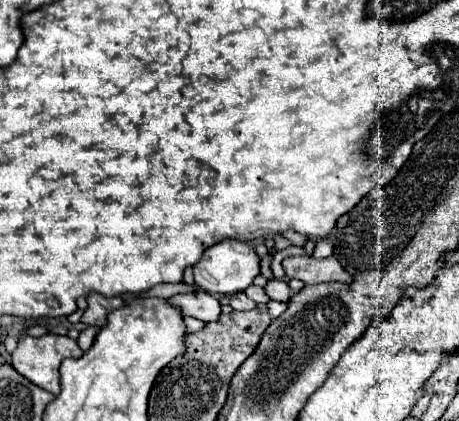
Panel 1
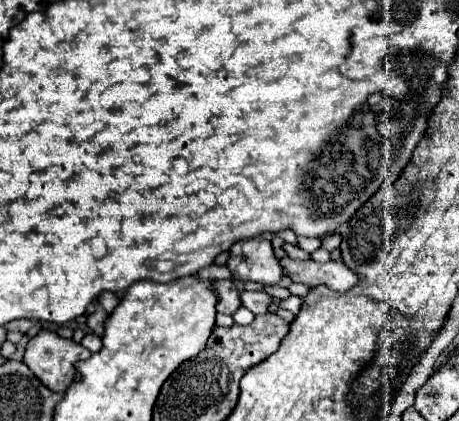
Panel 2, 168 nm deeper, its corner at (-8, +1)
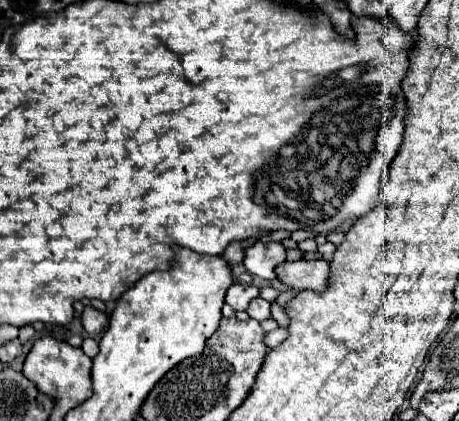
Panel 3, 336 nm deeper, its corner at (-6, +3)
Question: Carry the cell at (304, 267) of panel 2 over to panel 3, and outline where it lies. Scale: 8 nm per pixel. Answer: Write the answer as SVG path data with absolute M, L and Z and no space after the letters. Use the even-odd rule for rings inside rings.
M300 259L294 263L284 261L276 267L276 275L290 289L324 291L330 279L330 263L326 259L318 259L318 261Z

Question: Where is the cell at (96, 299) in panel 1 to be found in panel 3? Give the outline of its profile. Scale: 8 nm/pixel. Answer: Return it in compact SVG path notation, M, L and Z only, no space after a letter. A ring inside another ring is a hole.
M88 305L82 313L82 325L90 337L100 337L104 329L108 327L108 313L98 311L92 305Z

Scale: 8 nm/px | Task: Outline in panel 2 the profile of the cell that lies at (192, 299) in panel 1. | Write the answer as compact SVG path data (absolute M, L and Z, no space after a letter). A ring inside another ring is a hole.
M232 279L216 281L214 289L220 295L220 299L218 299L218 313L234 315L238 311L238 307L242 305L242 301L240 301L240 289L236 287L236 283Z

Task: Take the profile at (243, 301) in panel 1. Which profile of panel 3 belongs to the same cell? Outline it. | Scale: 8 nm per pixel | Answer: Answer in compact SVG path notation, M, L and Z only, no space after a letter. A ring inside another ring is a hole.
M256 297L256 299L252 299L252 301L250 301L250 305L248 305L246 313L248 313L250 317L258 319L258 321L264 321L264 319L268 319L268 317L270 317L270 303L268 303L268 301L264 301L262 297Z

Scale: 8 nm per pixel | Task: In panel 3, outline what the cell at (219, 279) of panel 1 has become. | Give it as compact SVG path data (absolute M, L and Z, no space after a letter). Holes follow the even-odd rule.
M256 241L244 251L244 265L248 273L258 275L264 281L276 279L276 265L286 259L286 249L276 241Z

